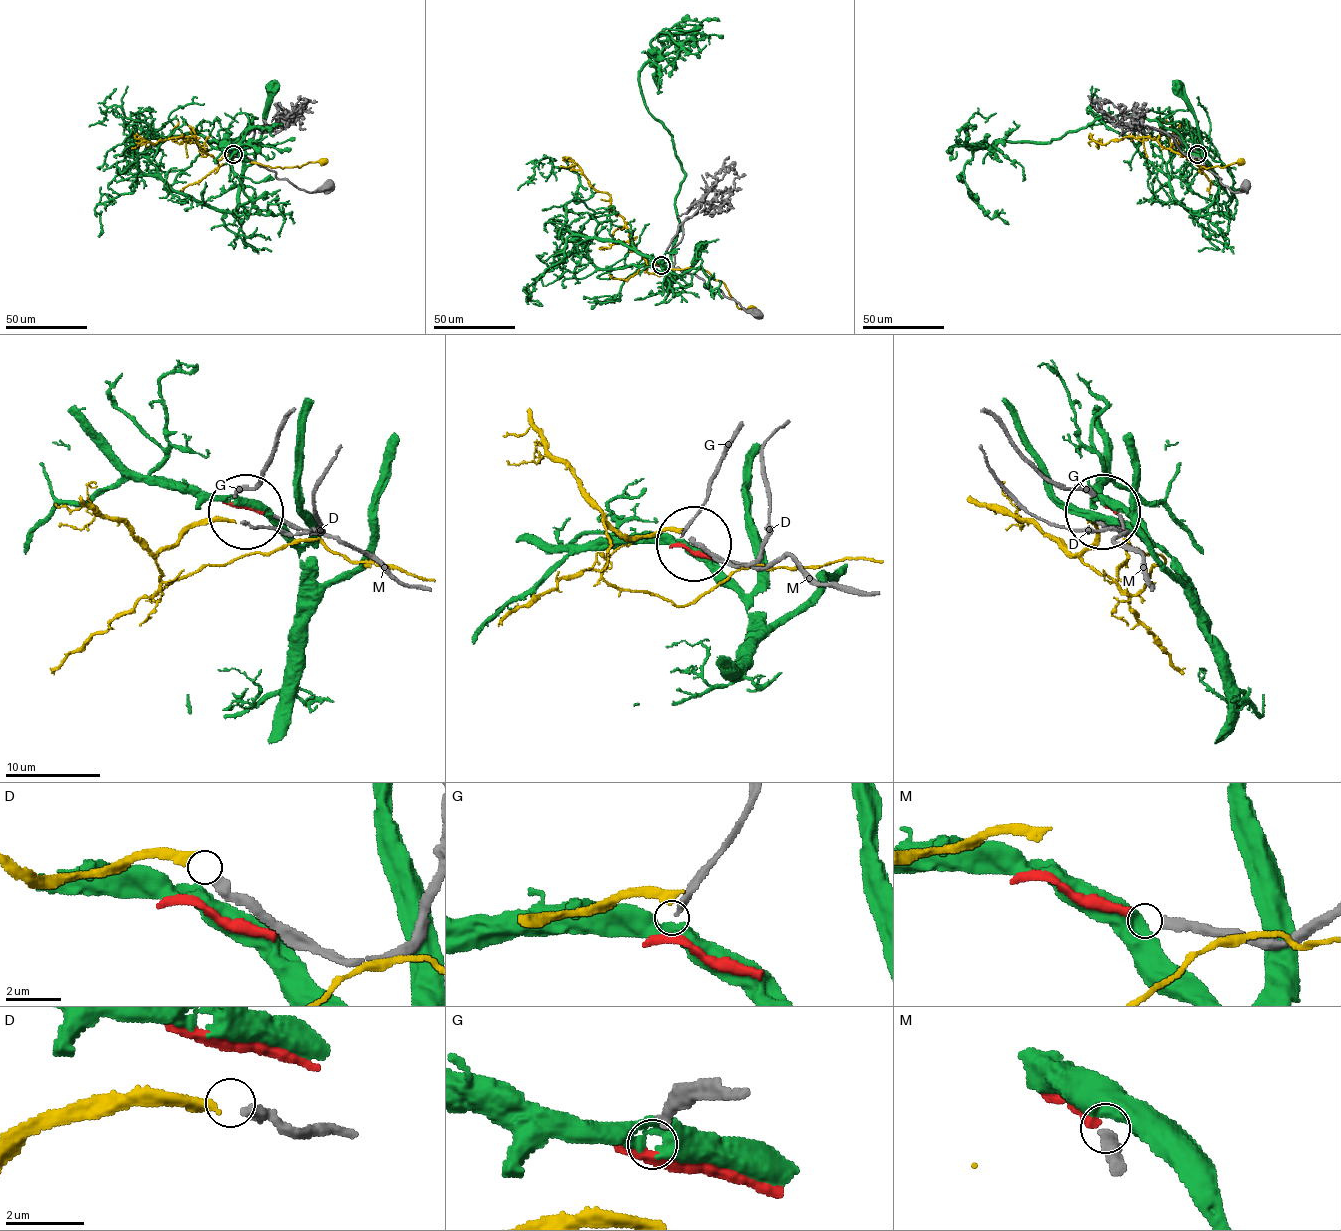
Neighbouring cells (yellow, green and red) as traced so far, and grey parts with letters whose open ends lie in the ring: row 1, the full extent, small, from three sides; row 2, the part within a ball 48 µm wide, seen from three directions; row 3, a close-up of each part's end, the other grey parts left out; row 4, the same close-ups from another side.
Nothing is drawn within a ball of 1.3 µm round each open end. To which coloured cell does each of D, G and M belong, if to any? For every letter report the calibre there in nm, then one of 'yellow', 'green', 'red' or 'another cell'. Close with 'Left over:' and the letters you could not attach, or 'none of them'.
D: 360 nm | yellow
G: 320 nm | another cell
M: 300 nm | red
Left over: G

